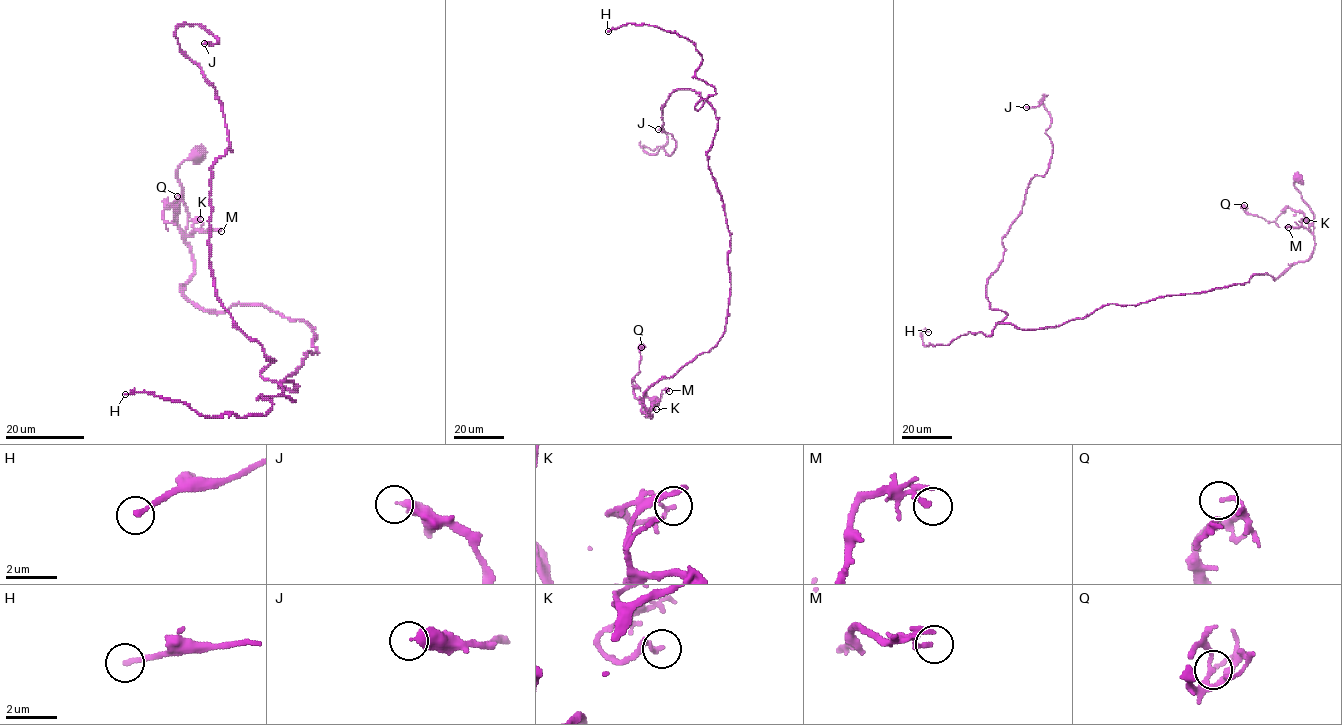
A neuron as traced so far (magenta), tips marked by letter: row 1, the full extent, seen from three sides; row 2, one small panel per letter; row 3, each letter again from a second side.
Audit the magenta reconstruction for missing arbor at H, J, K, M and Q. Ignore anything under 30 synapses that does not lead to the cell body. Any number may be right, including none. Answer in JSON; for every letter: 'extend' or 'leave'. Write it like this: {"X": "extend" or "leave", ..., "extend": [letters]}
{"H": "extend", "J": "leave", "K": "leave", "M": "leave", "Q": "leave", "extend": ["H"]}

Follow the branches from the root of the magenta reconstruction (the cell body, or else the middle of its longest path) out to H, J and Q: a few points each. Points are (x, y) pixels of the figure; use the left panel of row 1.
H: (198, 151), (177, 169), (180, 292), (302, 320), (317, 353), (263, 416), (125, 394)
J: (198, 151), (180, 292), (305, 322), (296, 391), (214, 289), (232, 150), (176, 27), (204, 43)
Q: (198, 151), (177, 169), (188, 212), (183, 239), (178, 207), (165, 201), (162, 217), (173, 221), (177, 196)

